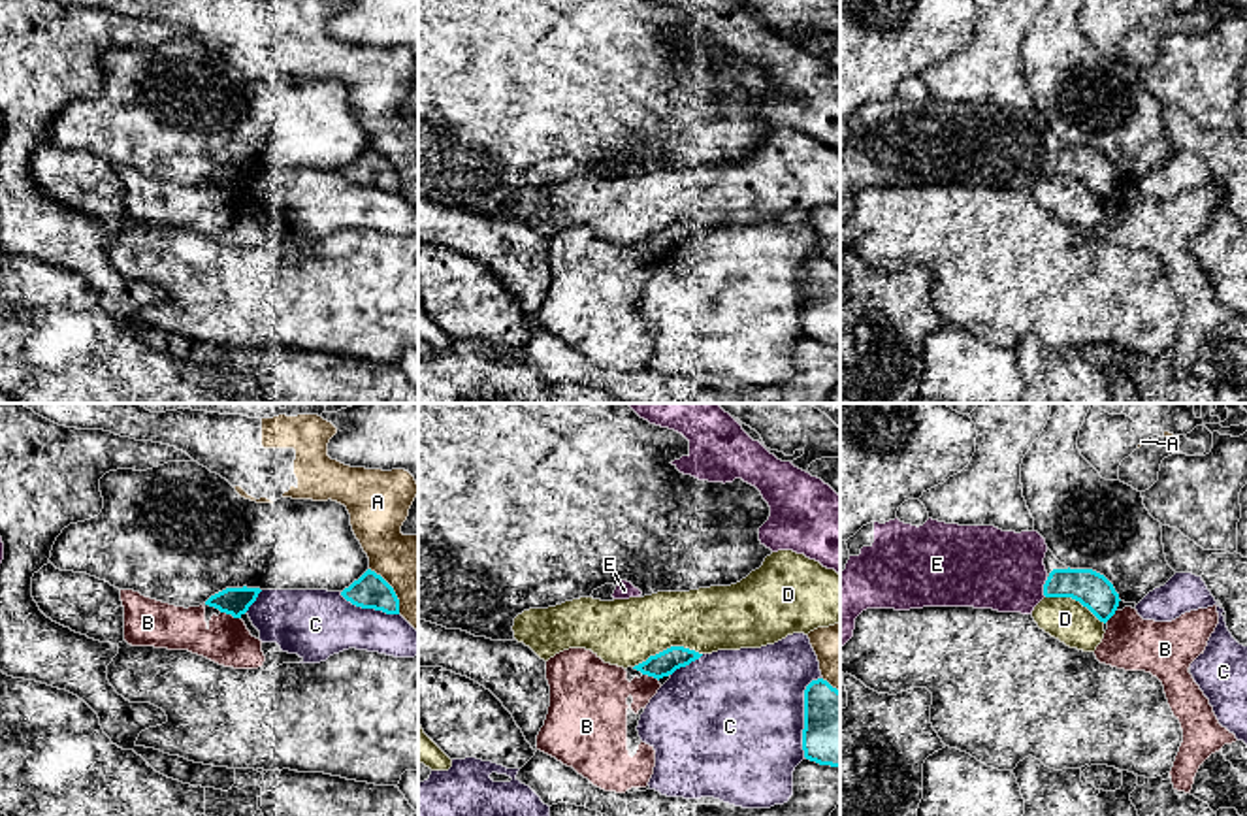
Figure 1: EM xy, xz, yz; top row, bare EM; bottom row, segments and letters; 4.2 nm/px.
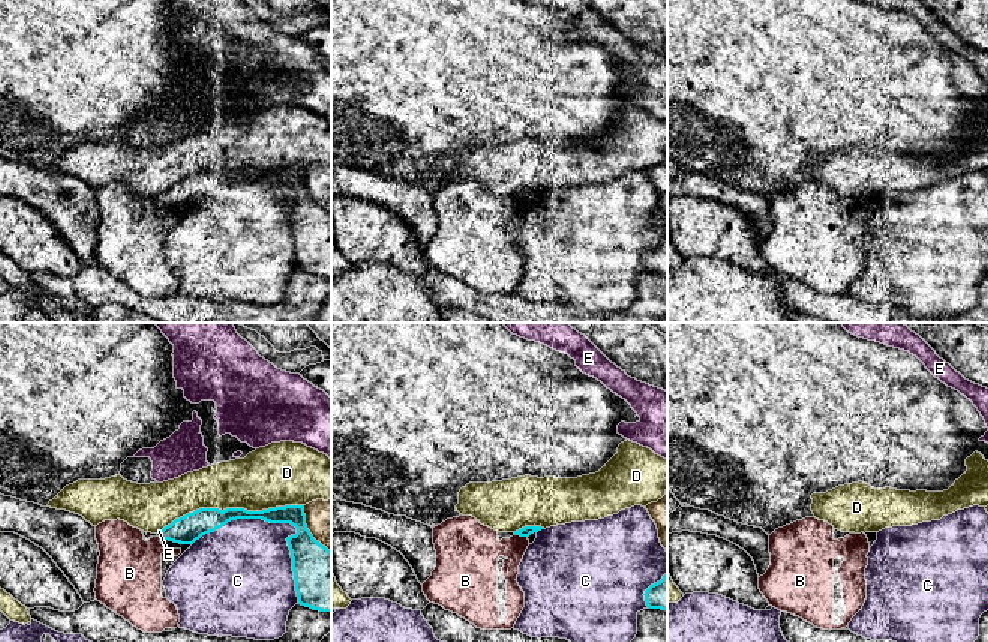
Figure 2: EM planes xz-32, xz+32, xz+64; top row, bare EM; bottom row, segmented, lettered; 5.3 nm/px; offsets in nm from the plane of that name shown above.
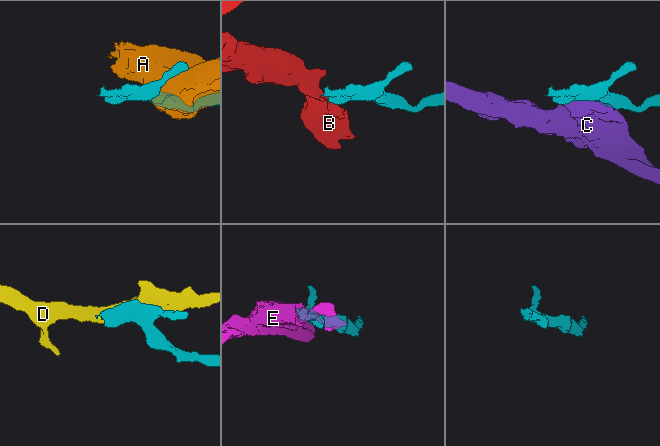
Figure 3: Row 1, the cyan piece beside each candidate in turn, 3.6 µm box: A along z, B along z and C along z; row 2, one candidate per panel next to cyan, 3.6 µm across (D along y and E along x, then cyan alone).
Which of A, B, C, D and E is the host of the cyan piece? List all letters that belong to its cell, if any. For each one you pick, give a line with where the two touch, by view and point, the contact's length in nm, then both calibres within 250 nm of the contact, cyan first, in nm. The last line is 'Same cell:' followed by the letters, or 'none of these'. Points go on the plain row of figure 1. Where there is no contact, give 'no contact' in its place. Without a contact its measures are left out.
E: yz (1044, 164) | 90 nm | 160/340 nm
Same cell: E

